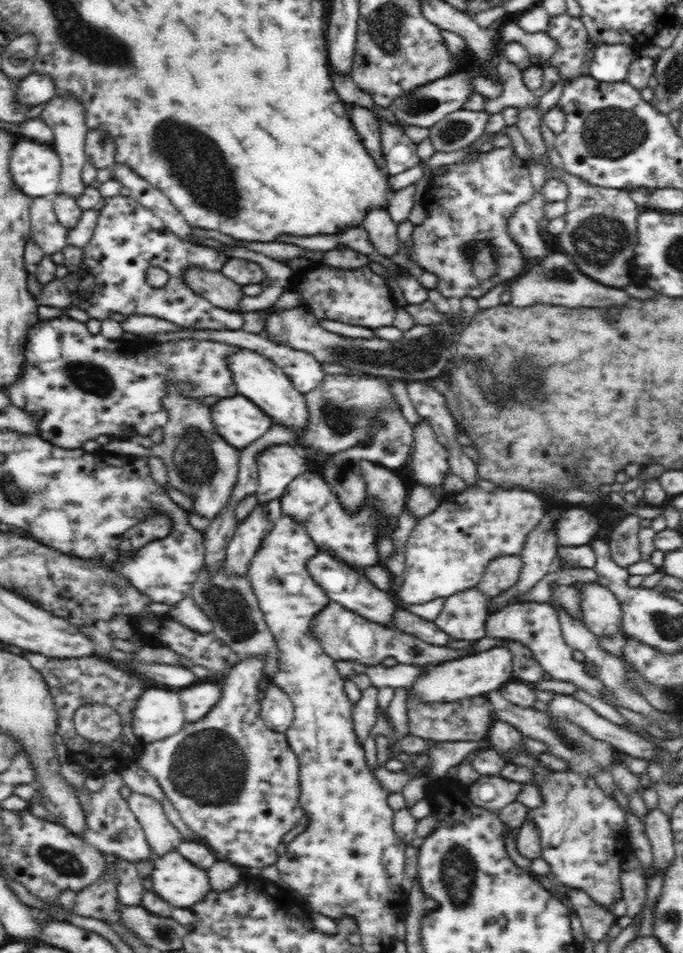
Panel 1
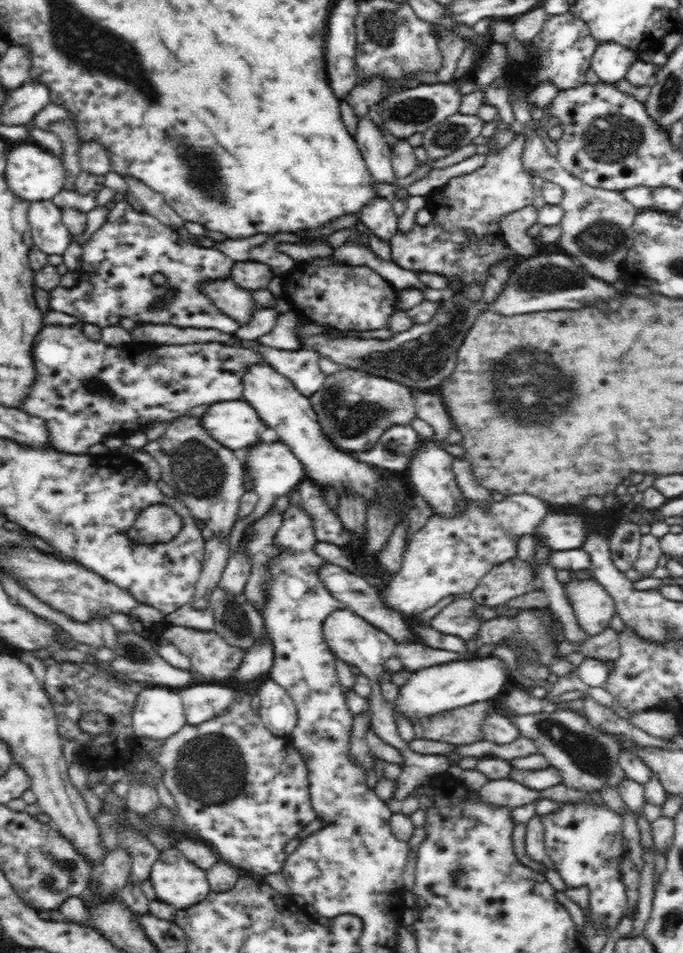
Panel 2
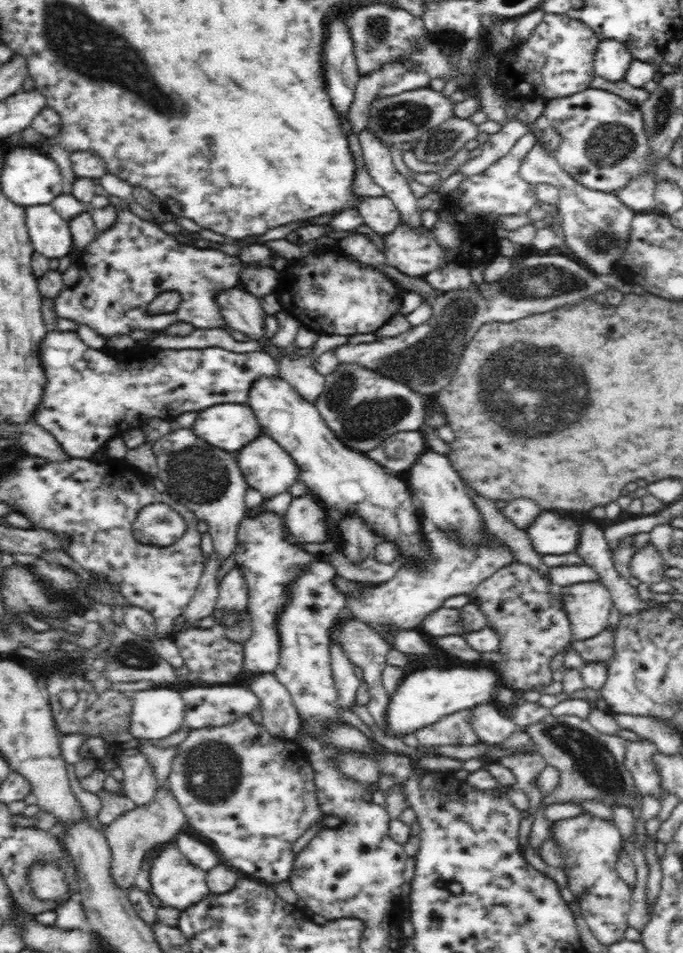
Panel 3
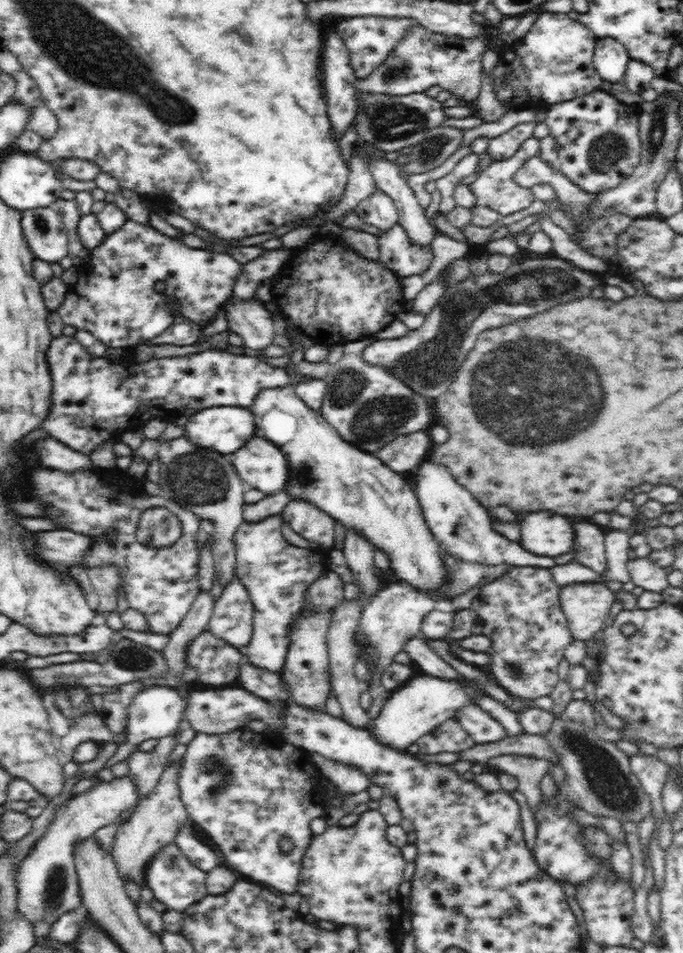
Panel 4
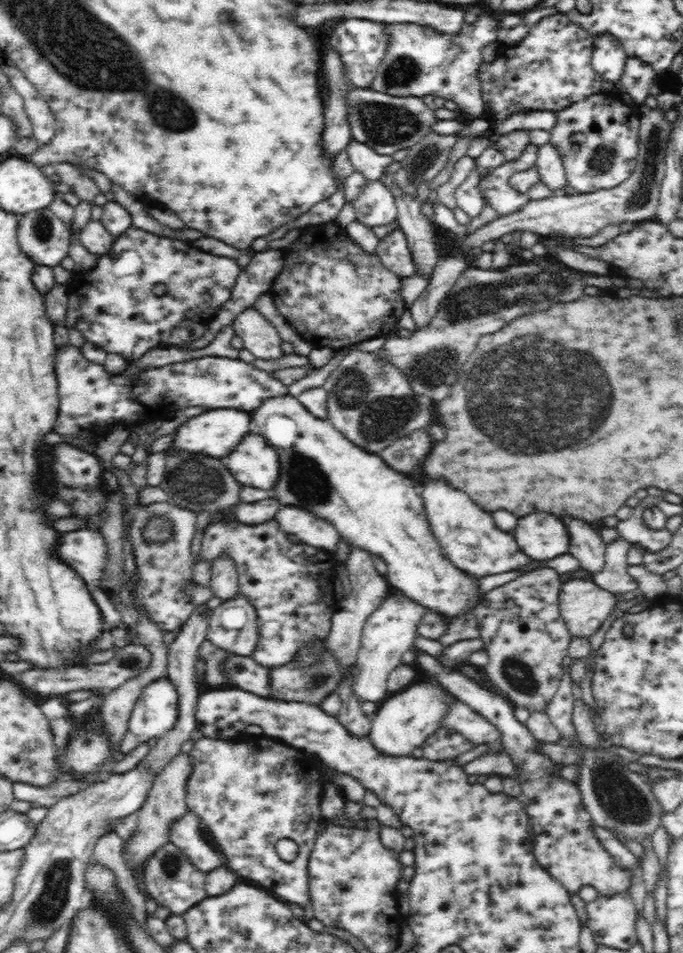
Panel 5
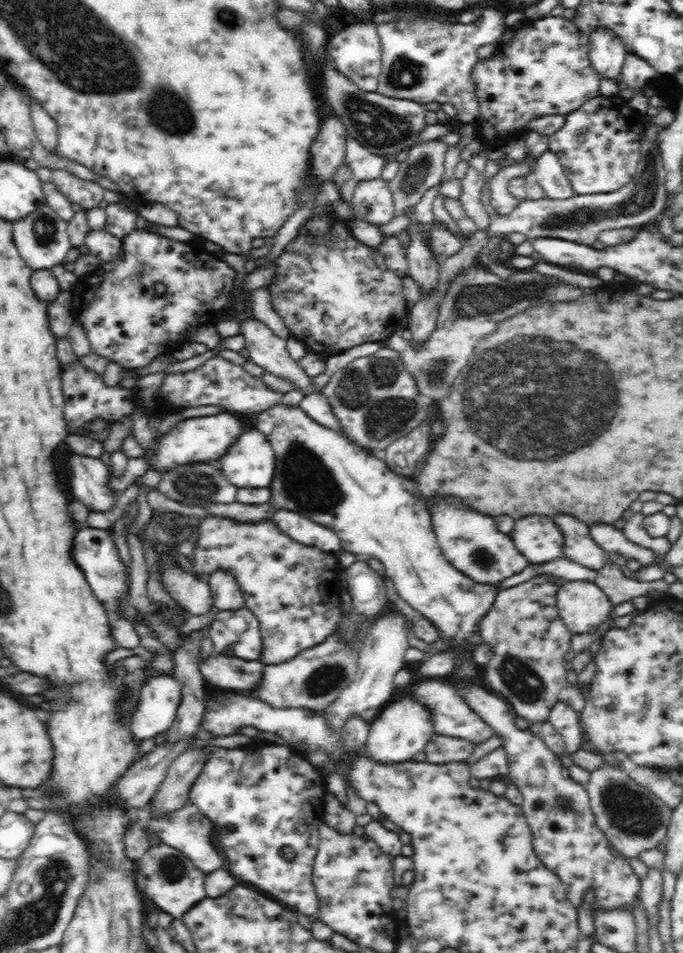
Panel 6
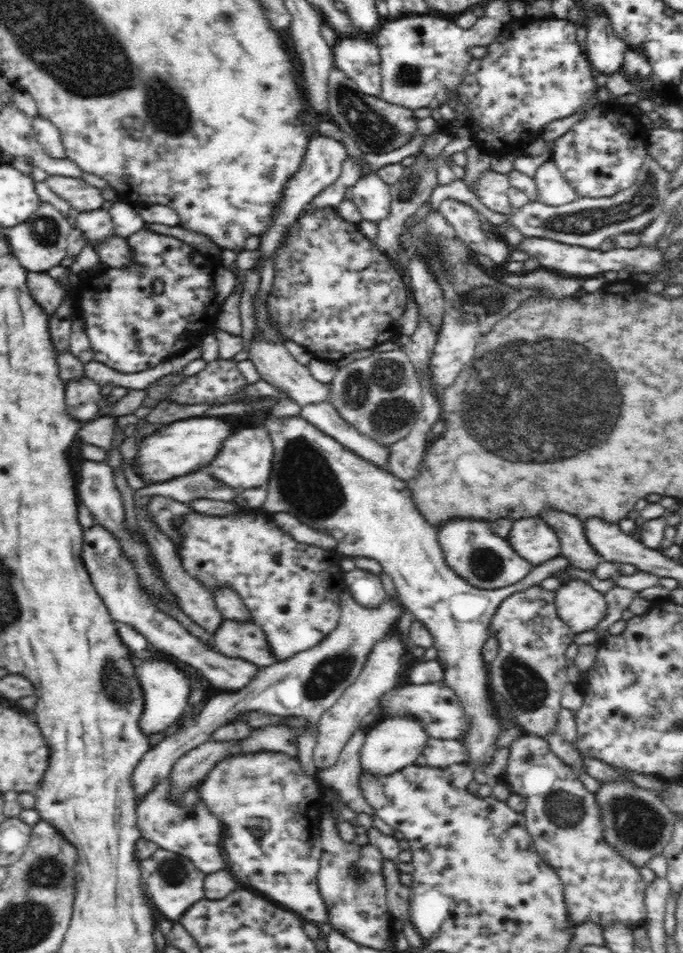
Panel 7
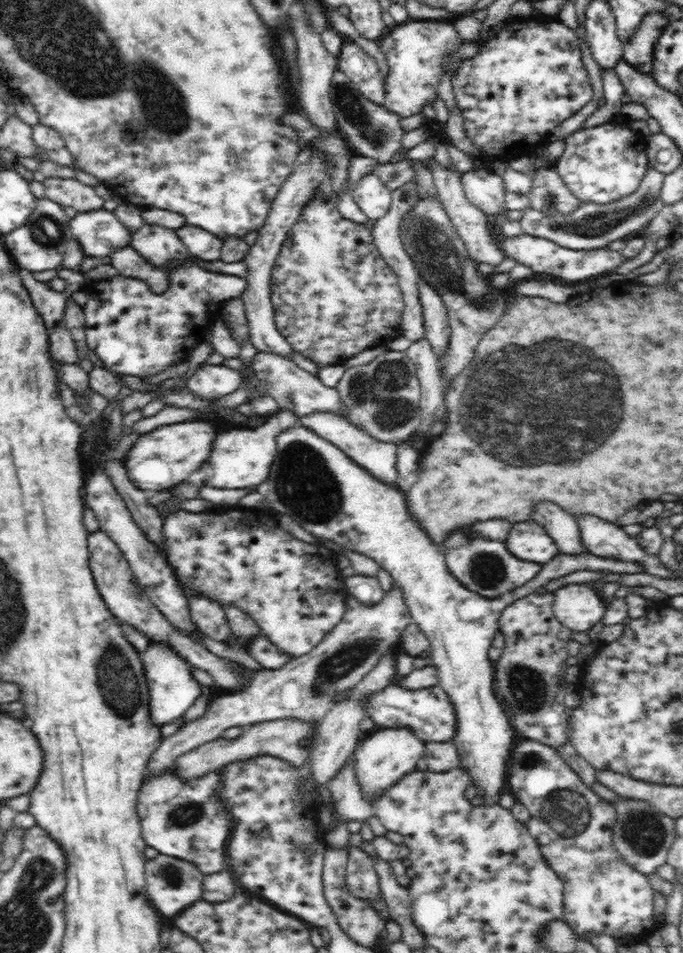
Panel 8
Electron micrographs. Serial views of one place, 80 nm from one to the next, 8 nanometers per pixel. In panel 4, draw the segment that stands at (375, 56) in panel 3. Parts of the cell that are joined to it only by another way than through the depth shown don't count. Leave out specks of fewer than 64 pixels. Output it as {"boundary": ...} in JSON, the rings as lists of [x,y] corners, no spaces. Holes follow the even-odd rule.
{"boundary":[[[356,16],[343,19],[335,27],[346,48],[349,50],[352,69],[358,80],[362,80],[375,72],[378,66],[384,63],[394,47],[405,37],[409,28],[415,27],[419,22],[413,18],[384,18],[383,16]]]}

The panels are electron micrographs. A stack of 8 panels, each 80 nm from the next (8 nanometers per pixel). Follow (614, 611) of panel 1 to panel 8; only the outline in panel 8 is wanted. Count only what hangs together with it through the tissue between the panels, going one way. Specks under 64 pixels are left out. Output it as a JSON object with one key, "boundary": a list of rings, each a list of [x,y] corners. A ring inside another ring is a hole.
{"boundary":[[[570,584],[552,594],[554,617],[574,632],[588,632],[604,617],[604,600],[590,584]]]}

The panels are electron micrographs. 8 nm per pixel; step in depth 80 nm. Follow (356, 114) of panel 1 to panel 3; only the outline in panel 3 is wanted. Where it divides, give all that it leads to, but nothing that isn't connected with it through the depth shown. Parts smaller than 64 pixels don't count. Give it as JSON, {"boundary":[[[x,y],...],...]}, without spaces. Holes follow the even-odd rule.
{"boundary":[[[365,130],[358,134],[362,147],[362,158],[368,173],[374,182],[386,191],[386,196],[392,200],[400,214],[402,224],[412,228],[420,228],[422,209],[417,197],[410,189],[409,181],[400,175],[394,167],[390,148],[382,141]]]}

